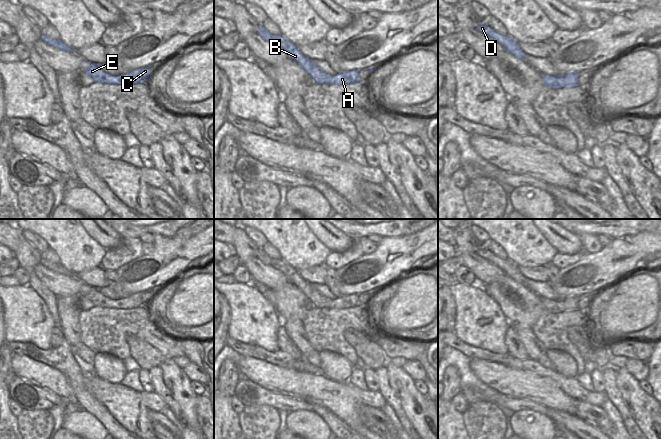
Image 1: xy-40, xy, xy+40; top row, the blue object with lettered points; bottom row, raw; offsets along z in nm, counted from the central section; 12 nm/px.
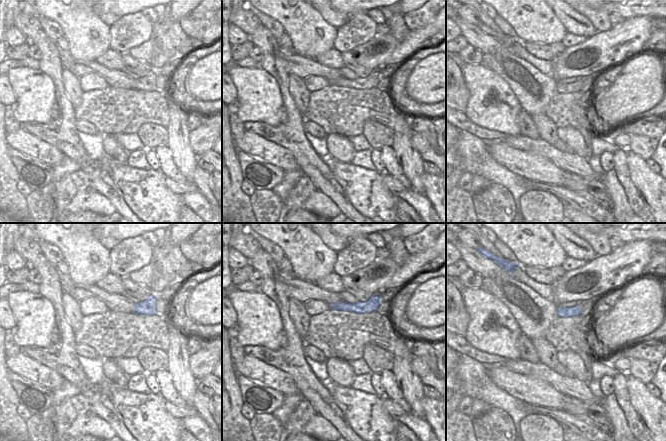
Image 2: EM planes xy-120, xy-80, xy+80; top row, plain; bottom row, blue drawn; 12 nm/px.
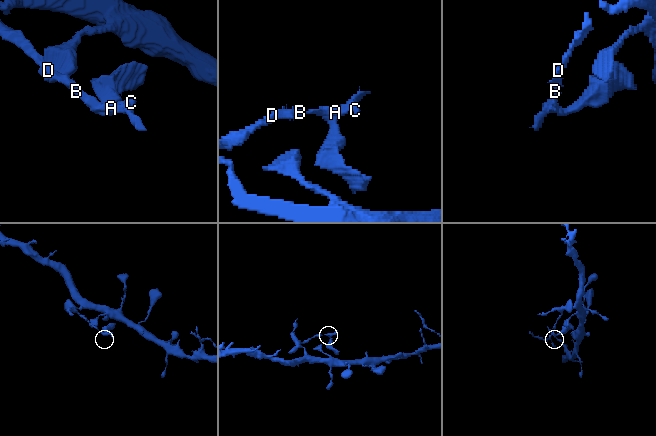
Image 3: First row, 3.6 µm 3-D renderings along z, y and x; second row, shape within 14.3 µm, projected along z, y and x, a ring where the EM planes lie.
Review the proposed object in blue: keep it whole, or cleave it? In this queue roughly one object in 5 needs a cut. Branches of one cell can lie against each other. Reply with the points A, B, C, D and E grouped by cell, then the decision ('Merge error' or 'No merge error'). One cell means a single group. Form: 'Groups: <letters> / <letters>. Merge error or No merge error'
Groups: A B C D E. No merge error.

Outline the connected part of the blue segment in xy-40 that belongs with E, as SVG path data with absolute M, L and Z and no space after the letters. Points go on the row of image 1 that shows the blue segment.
M86 62L83 74L90 76L95 83L104 84L120 84L122 86L129 86L131 84L137 84L147 81L149 75L152 72L150 66L141 67L131 70L122 75L110 75L102 71L98 64L92 62Z

